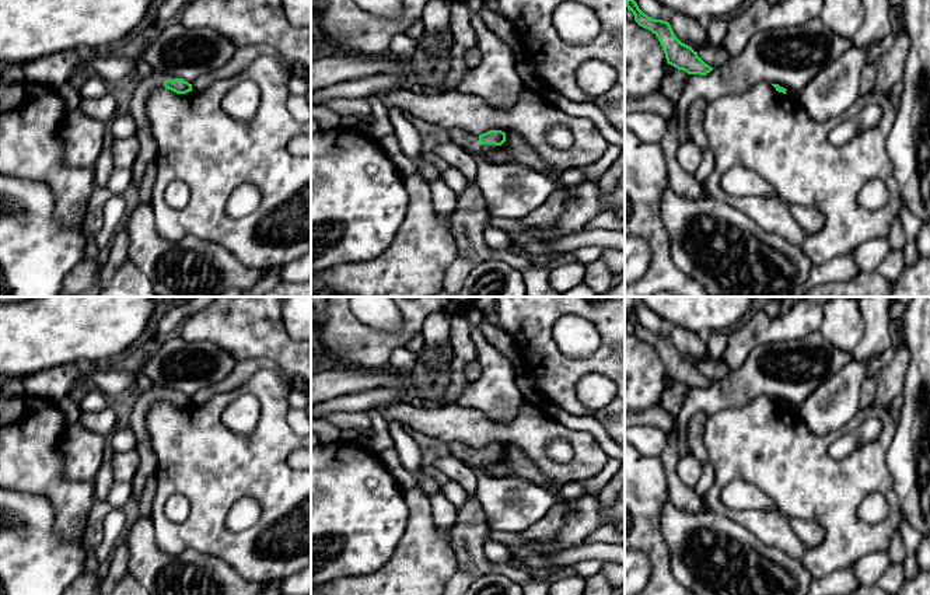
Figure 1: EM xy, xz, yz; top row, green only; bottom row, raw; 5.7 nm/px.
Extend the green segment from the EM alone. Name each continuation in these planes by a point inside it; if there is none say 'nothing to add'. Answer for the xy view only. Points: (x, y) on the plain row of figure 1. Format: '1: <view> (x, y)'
1: xy (147, 458)

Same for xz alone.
1: xz (461, 451)

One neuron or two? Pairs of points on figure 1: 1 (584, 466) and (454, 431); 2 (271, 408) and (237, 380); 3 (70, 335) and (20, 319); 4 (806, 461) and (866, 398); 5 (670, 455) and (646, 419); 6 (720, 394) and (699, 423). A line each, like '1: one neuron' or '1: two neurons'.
1: one neuron
2: two neurons
3: one neuron
4: two neurons
5: two neurons
6: two neurons

